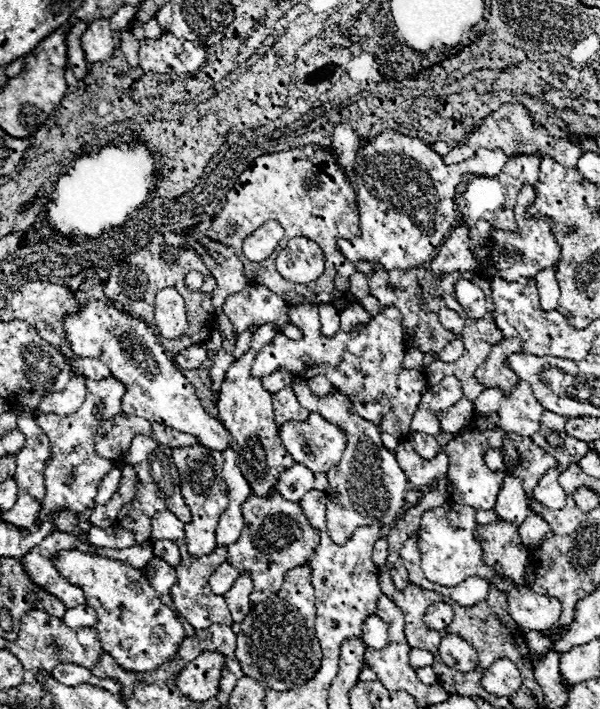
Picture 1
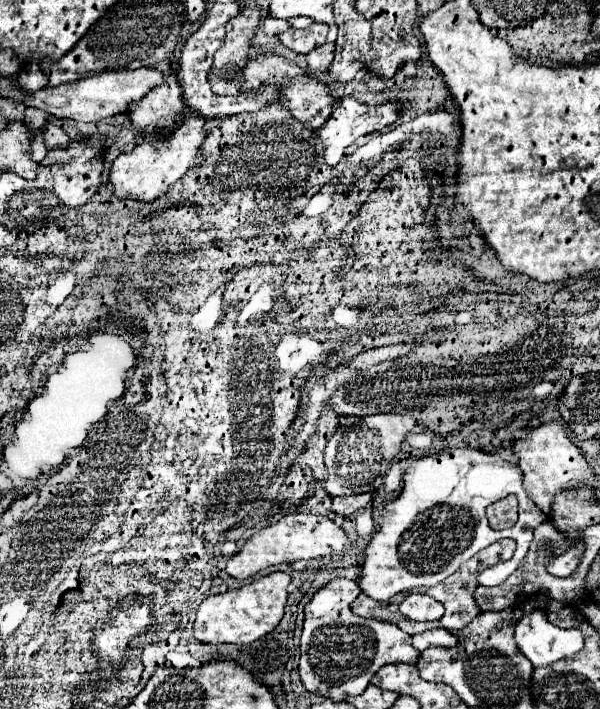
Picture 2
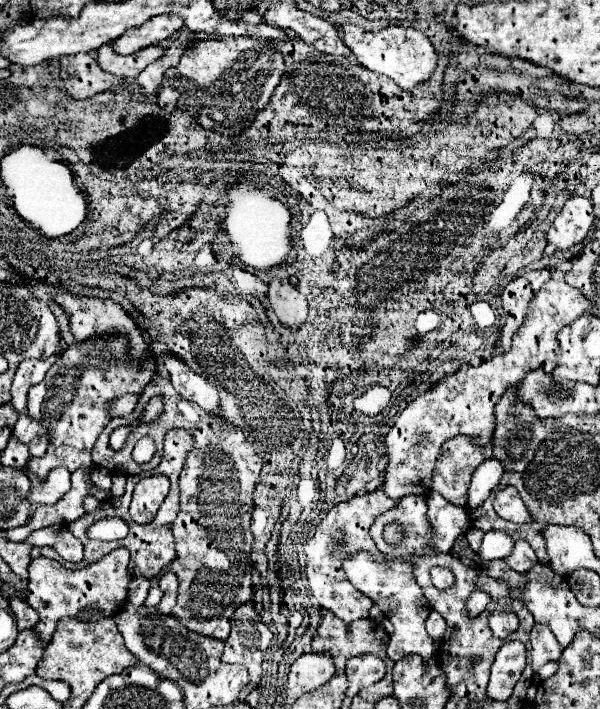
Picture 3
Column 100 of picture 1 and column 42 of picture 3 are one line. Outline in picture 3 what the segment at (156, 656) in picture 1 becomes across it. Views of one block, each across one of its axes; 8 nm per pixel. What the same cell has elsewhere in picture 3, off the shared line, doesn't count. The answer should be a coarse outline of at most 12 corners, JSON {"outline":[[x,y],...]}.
{"outline":[[128,550],[68,570],[52,558],[28,566],[26,602],[48,644],[64,616],[122,610]]}

